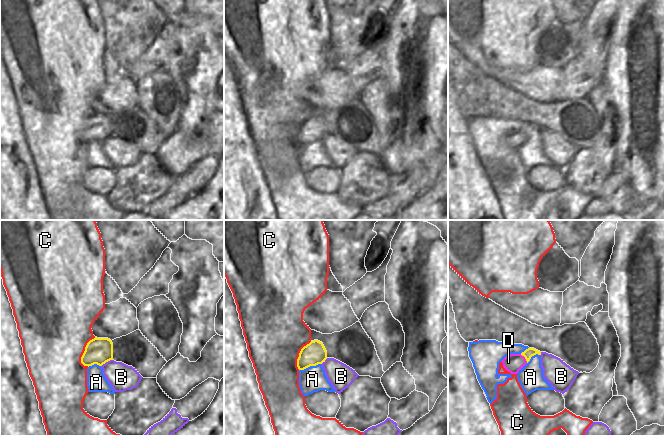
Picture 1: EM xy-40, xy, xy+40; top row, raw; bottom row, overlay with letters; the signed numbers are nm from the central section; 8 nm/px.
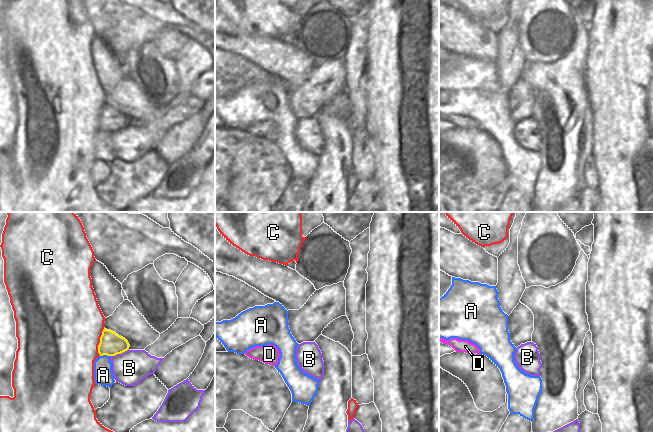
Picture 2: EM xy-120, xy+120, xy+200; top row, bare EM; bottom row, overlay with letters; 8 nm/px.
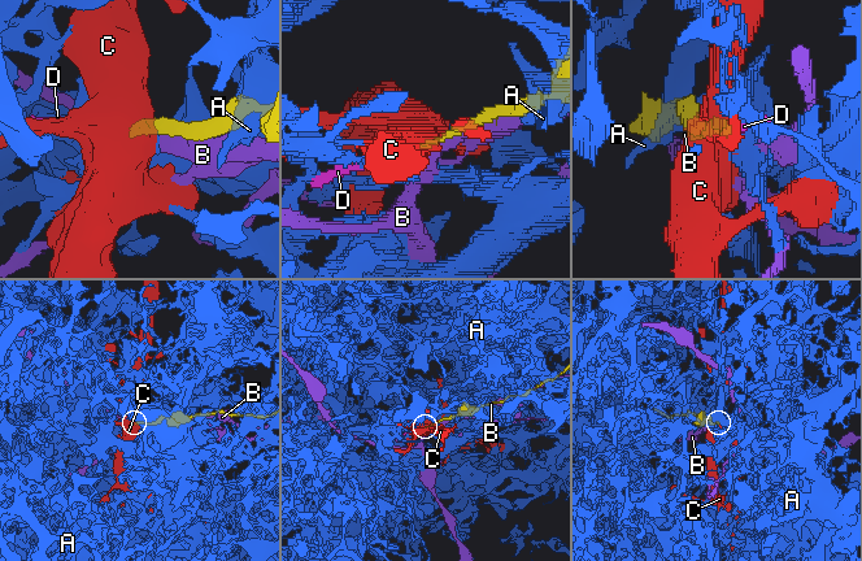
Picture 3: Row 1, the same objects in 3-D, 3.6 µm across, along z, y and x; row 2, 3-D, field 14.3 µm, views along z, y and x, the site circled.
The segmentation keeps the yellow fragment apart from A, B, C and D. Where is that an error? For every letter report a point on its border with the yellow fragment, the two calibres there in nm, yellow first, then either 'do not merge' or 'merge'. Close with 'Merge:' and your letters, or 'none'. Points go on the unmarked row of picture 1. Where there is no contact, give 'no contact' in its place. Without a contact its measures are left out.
A: xy (309, 142) | 190/200 nm | do not merge
B: xy-40 (106, 137) | 220/220 nm | do not merge
C: xy-40 (84, 127) | 220/500 nm | do not merge
D: xy+40 (525, 134) | 80/150 nm | merge
Merge: D

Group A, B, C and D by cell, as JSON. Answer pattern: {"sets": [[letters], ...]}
{"sets": [["A"], ["B"], ["C"], ["D"]]}

